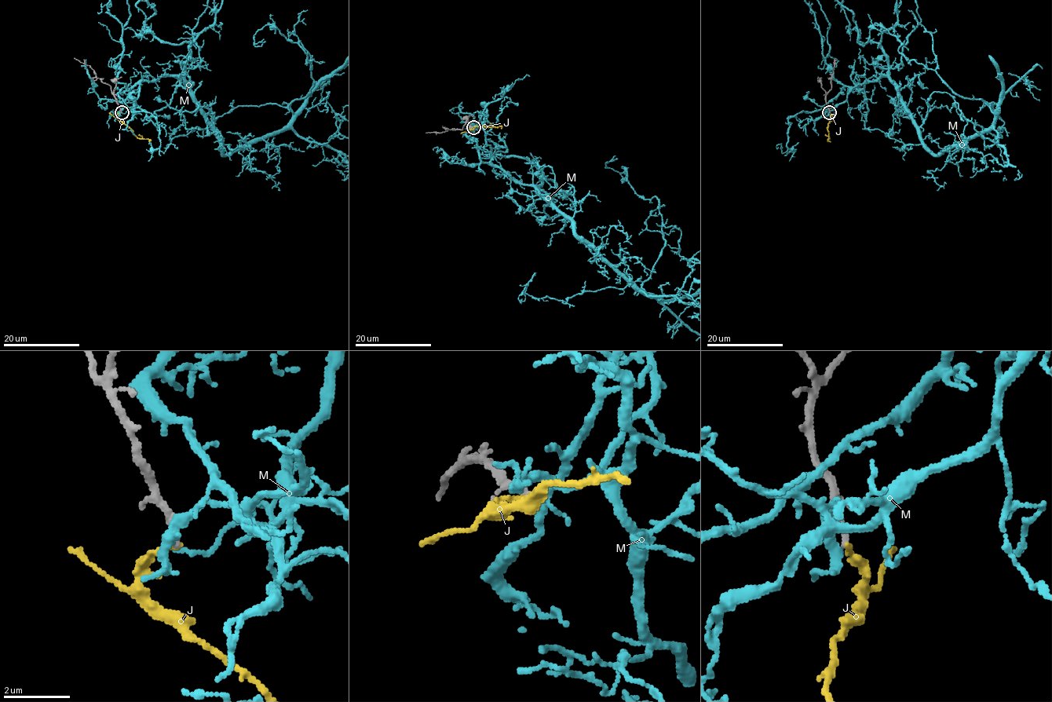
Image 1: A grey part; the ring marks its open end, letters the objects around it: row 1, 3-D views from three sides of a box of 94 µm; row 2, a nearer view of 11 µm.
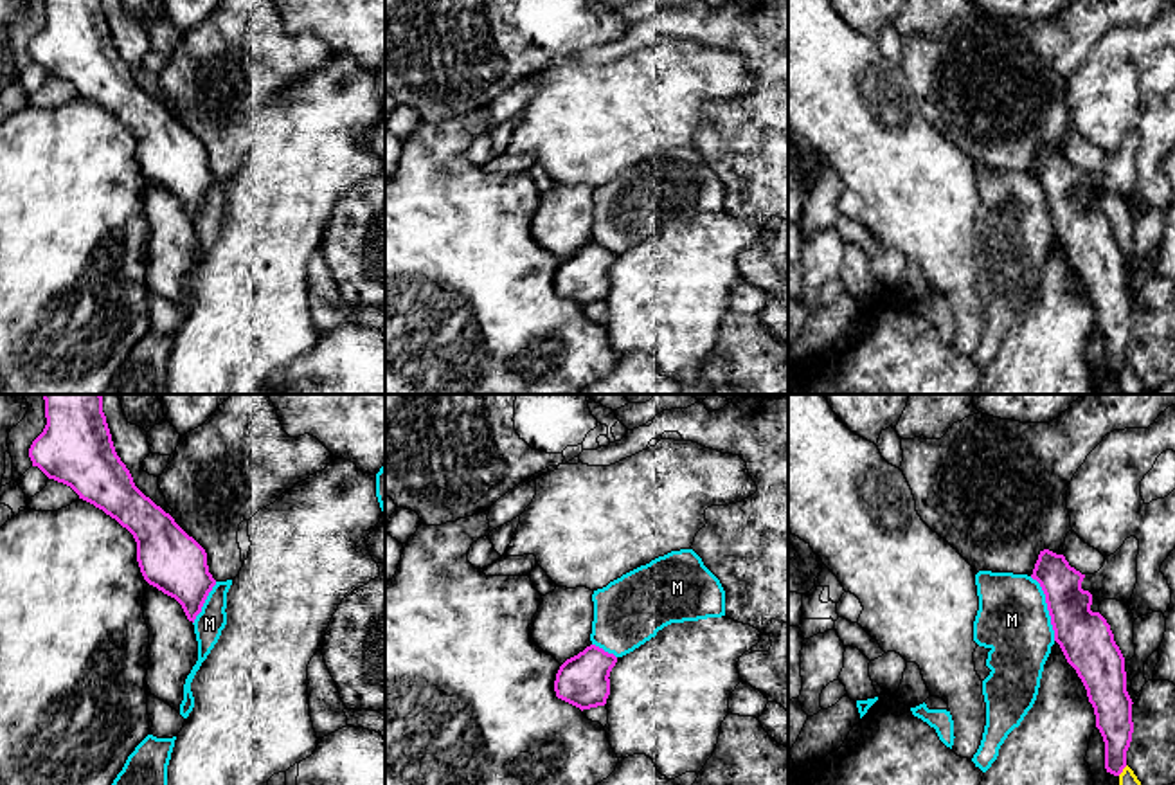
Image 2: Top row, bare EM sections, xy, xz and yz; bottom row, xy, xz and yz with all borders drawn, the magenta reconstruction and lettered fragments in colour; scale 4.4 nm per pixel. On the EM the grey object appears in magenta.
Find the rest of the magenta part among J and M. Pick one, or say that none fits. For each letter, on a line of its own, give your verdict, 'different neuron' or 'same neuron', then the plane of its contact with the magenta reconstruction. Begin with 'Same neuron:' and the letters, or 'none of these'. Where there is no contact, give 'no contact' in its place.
Same neuron: none of these
J: different neuron; meets magenta in yz
M: different neuron; meets magenta in yz

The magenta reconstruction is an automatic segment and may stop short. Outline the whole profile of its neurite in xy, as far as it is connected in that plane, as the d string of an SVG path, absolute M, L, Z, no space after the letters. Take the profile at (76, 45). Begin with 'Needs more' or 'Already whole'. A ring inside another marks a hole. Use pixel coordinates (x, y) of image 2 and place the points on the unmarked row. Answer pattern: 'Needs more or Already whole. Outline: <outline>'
Already whole. Outline: M45 0L47 22L32 38L29 54L49 76L70 83L79 95L103 106L126 124L137 139L137 158L144 176L175 194L189 218L196 212L216 182L209 169L205 146L175 115L146 94L133 79L115 49L103 0Z

